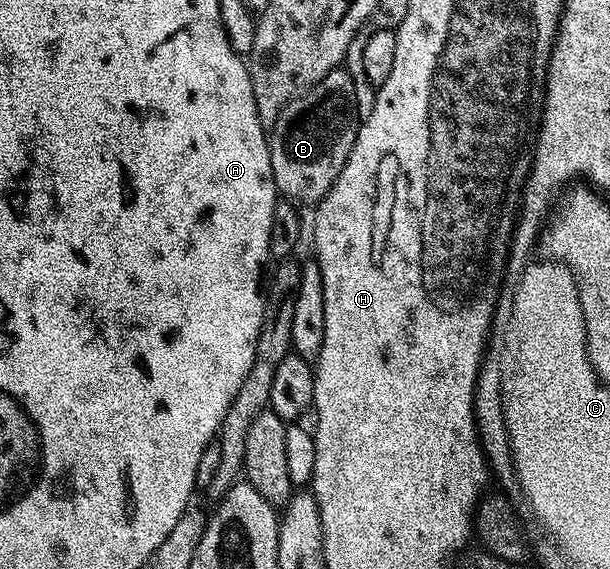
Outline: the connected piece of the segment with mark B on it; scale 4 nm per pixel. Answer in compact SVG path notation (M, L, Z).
M345 68L331 70L304 90L277 116L269 130L275 189L292 204L317 204L337 180L355 143L361 119L353 80Z

